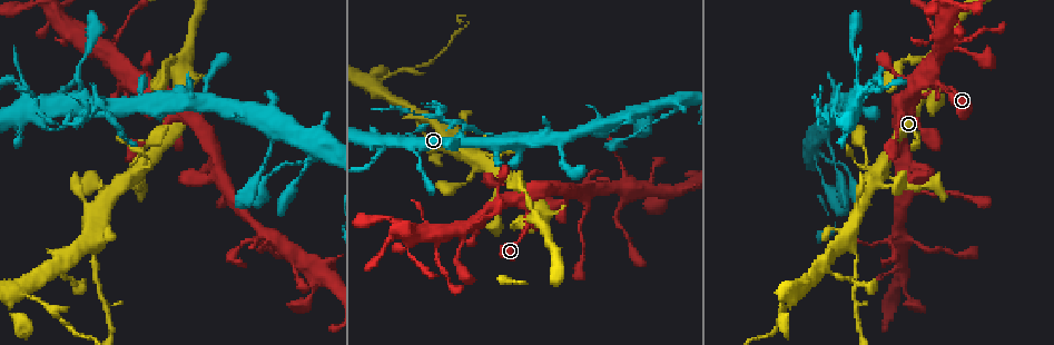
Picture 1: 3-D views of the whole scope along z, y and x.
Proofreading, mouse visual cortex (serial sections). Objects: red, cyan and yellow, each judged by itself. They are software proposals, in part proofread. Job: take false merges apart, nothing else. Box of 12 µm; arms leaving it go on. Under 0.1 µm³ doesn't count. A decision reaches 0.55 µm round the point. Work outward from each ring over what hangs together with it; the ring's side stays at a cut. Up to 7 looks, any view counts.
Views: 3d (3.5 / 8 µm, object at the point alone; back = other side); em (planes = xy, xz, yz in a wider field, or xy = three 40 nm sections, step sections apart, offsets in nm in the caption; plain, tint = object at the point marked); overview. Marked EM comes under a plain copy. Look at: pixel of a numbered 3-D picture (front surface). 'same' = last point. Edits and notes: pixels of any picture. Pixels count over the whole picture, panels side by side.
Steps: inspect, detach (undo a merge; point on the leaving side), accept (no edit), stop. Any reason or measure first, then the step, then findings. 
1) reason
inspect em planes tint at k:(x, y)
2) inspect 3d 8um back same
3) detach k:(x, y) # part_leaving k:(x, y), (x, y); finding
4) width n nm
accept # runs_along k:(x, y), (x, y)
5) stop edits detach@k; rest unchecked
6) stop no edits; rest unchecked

abrupt turn
inspect 3d 3.5um back at 1:(138, 169)

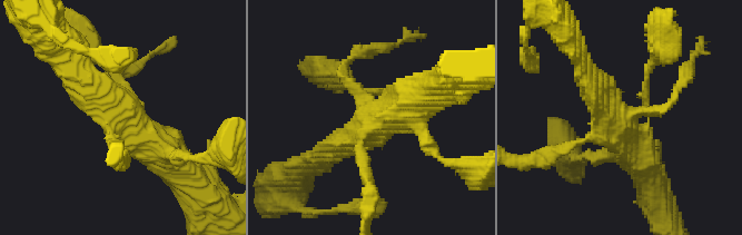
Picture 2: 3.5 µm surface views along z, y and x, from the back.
need the tissue
inspect em planes tint at 2:(367, 128)

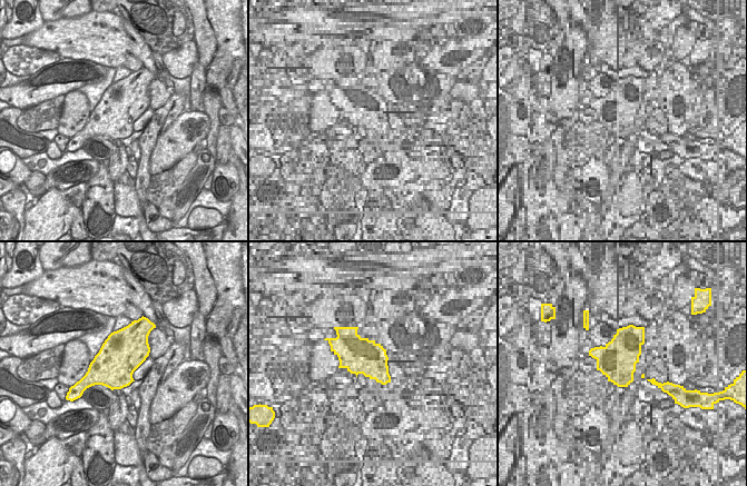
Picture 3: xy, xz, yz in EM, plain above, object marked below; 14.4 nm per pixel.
accept # runs_along 2:(70, 61), (139, 134), (170, 160); one cell here

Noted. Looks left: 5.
looks like a crossing
inspect 3d 3.5um at 1:(524, 200)

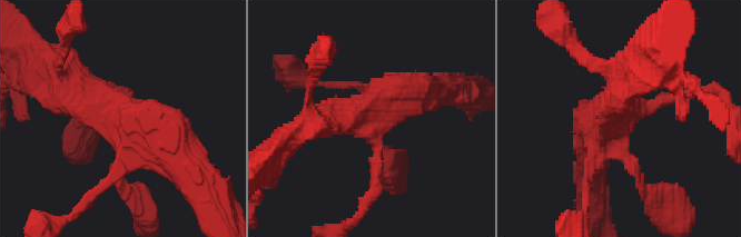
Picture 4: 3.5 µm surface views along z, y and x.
now the EM
inspect em xy step 2 tint at 4:(373, 121)

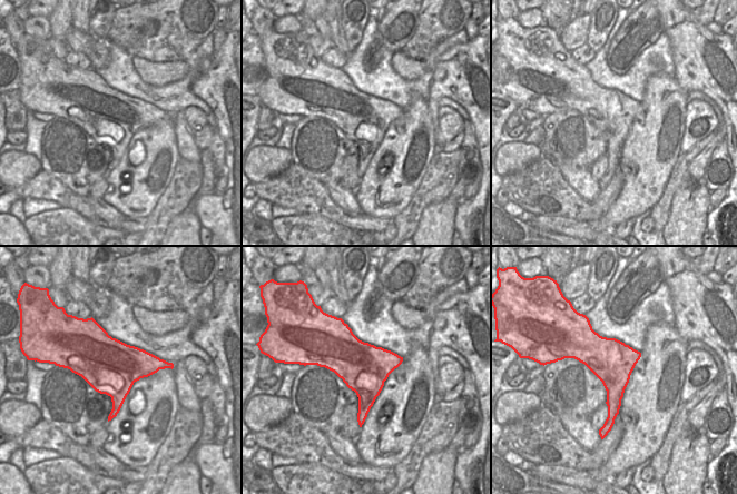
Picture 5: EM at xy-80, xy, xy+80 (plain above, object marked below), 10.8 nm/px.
accept # all the same cell

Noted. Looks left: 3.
abrupt turn
inspect 3d 3.5um at 1:(110, 112)

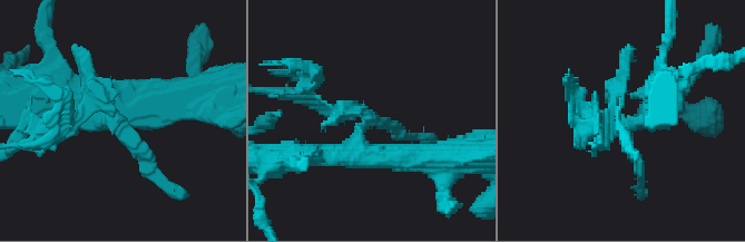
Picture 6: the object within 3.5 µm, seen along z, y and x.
inspect em xy step 2 tint at 6:(116, 116)

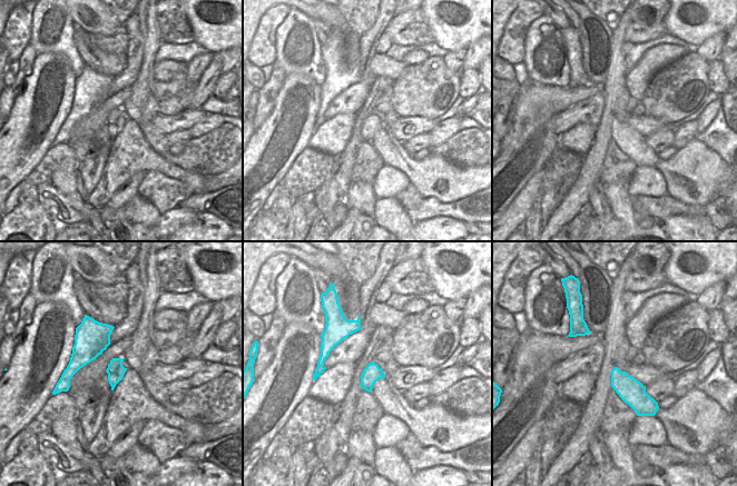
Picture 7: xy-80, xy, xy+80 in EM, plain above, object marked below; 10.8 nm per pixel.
detach 6:(613, 86) # part_leaving 6:(611, 109), (595, 119), (598, 143); a second cell is stuck on

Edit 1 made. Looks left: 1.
stop edits detach@6; rest unchecked

